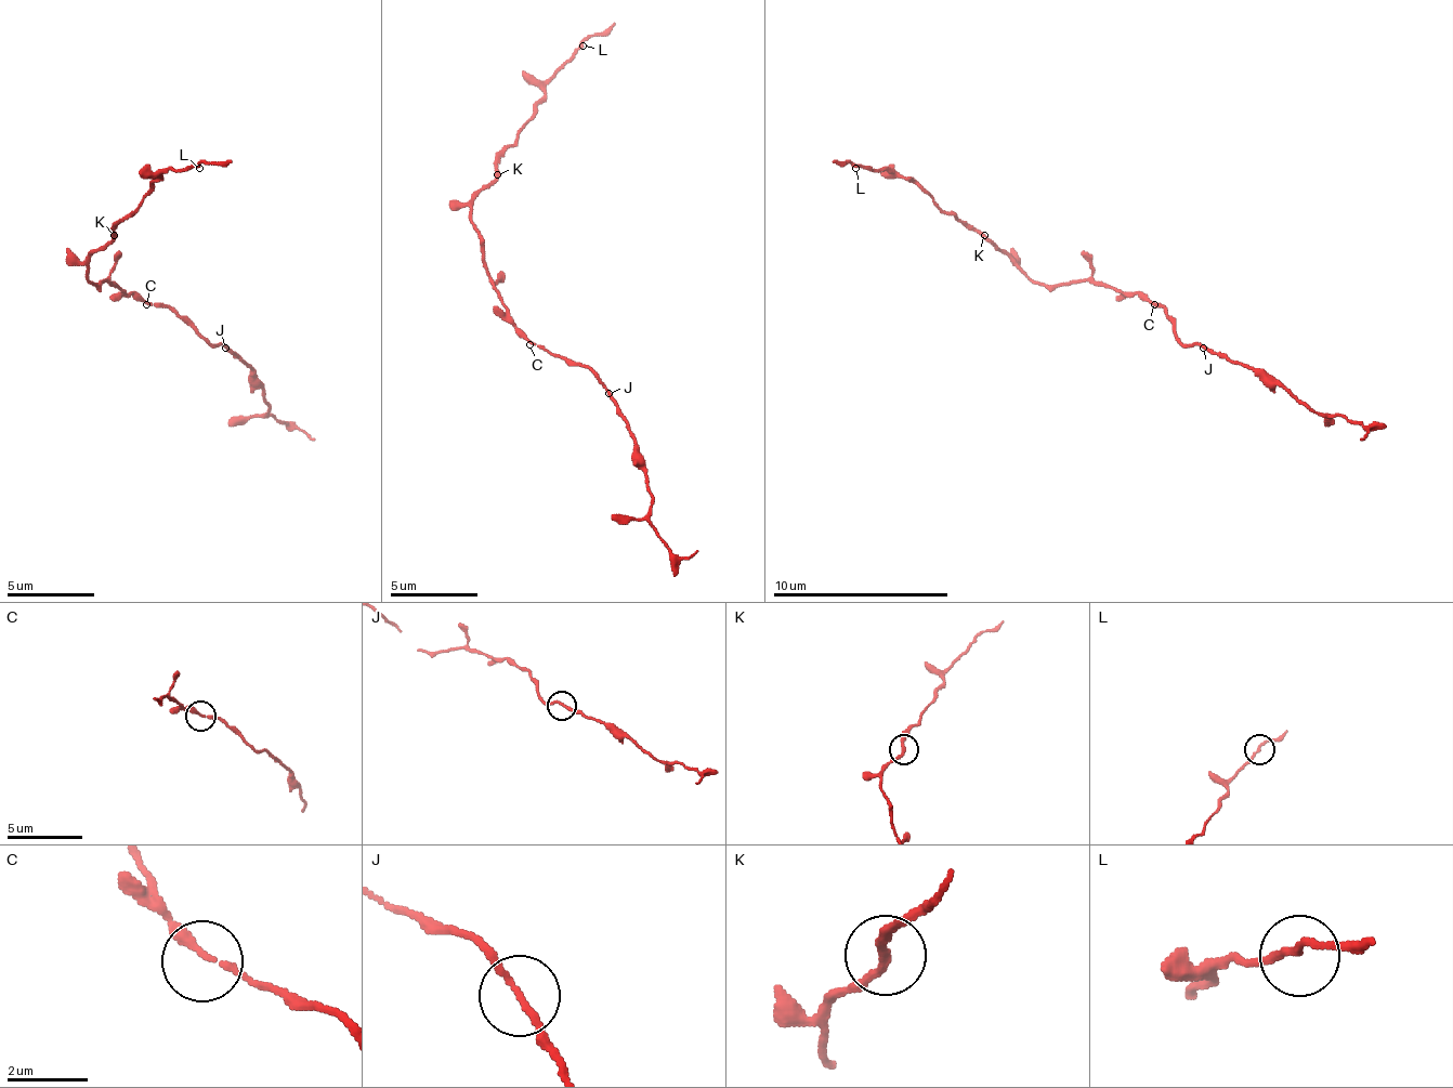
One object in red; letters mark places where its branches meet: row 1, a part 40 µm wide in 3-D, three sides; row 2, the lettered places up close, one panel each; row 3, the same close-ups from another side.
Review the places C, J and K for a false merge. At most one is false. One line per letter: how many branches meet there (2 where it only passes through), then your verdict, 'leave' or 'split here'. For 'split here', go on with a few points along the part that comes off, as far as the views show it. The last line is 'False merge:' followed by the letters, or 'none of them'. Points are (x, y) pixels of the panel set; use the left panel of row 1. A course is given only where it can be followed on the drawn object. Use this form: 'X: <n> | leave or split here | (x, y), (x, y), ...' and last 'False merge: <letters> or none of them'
C: 2 | leave
J: 2 | leave
K: 2 | split here | (115, 234), (164, 172), (230, 158)
False merge: K

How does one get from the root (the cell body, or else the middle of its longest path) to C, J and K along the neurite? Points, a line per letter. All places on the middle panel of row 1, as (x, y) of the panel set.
C: (508, 310), (508, 323), (529, 344)
J: (508, 310), (508, 318), (534, 344), (542, 344), (551, 353), (560, 353), (574, 362), (583, 362), (609, 393)
K: (508, 310), (502, 296), (494, 287), (494, 278), (485, 270), (481, 235), (472, 221), (472, 199), (498, 173)

